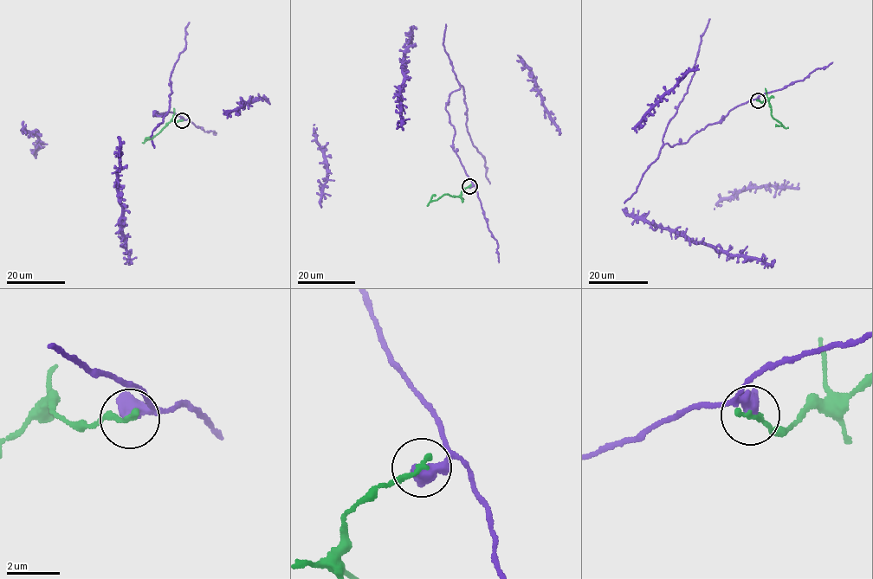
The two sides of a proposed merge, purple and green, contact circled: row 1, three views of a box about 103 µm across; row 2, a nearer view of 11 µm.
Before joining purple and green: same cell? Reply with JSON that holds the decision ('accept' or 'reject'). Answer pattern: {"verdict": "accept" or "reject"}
{"verdict": "reject"}

